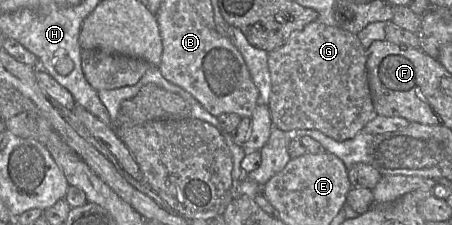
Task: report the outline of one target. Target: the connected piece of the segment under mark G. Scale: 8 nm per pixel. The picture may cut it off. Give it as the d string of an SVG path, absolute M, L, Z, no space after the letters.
M315 20L302 30L293 32L283 46L268 52L268 67L271 77L268 107L273 127L284 132L314 129L343 142L356 136L377 115L368 82L366 49L357 35L337 26L328 26Z

